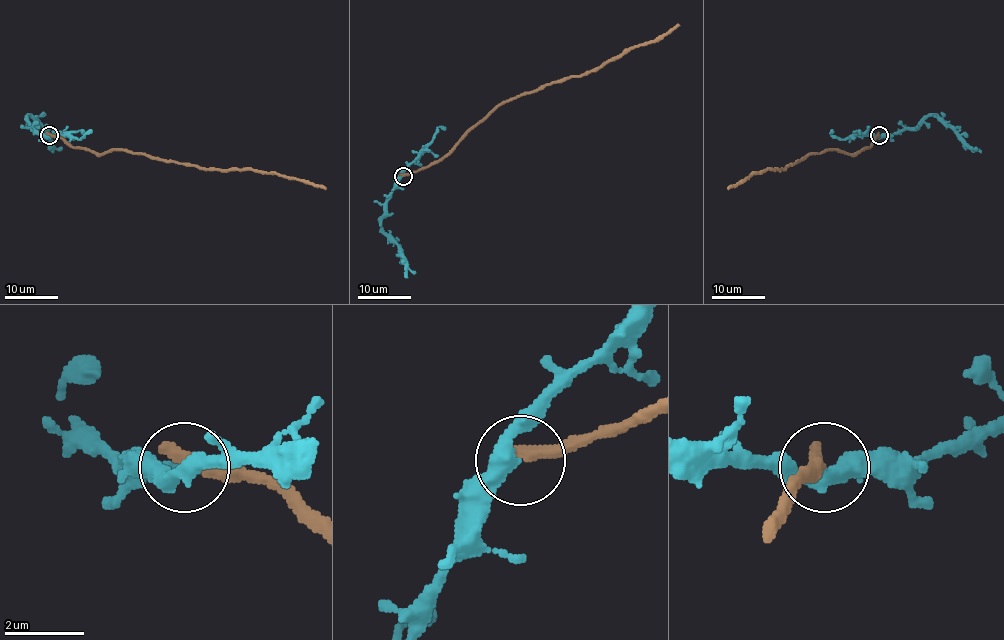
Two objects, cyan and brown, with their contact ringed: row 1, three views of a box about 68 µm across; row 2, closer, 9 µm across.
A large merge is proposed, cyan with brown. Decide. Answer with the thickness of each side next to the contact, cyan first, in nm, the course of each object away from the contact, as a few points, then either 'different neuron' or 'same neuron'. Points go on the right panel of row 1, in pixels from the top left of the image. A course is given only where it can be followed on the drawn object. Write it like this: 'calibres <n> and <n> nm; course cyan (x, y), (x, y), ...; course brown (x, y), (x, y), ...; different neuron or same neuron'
calibres 360 and 460 nm; course cyan (879, 135), (891, 136), (905, 128), (916, 128), (934, 115), (971, 148), (980, 153); course brown (879, 135), (869, 147), (851, 154), (824, 150), (785, 169), (754, 173), (729, 189); different neuron

